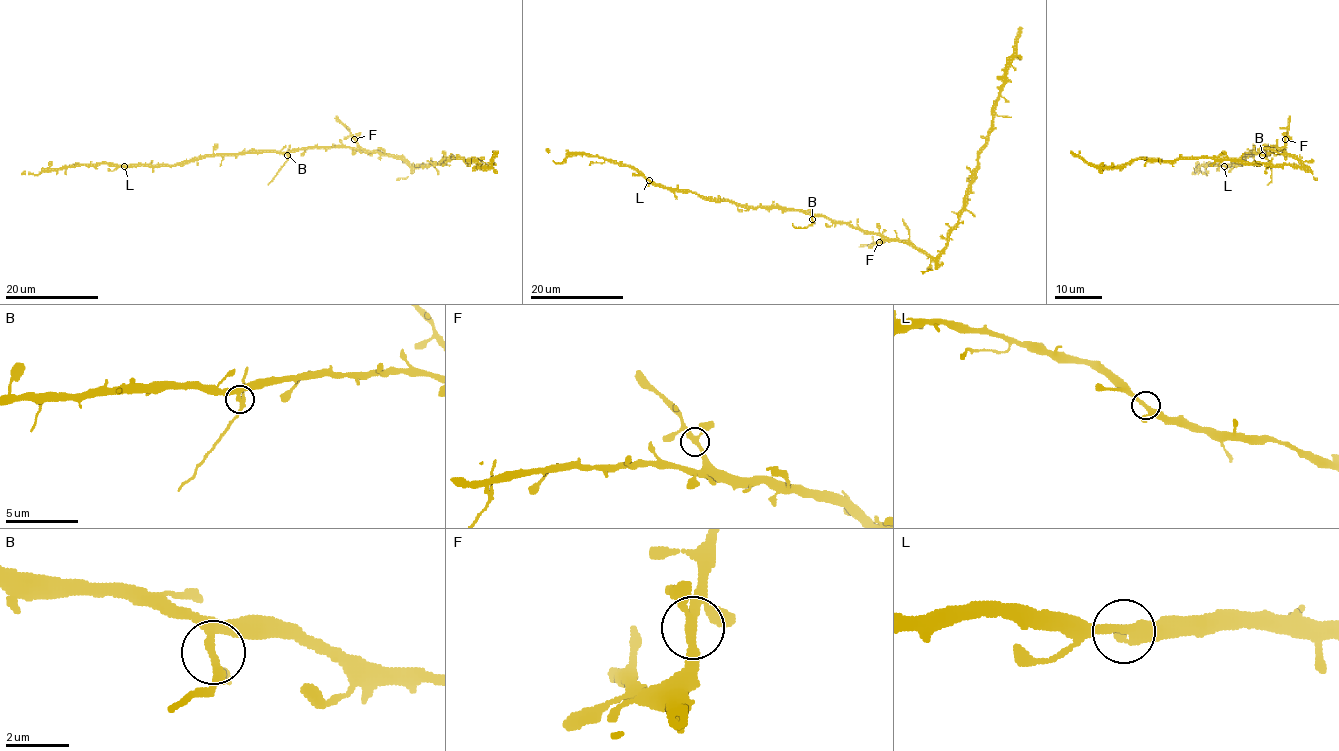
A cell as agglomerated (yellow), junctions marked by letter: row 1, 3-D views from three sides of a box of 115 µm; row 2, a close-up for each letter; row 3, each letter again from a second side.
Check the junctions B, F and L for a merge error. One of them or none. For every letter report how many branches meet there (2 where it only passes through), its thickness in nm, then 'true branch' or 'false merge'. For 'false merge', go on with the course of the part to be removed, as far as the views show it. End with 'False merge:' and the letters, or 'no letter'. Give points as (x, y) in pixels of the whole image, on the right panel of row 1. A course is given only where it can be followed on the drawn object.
B: 3 | 240 nm | false merge | (1262, 155), (1268, 160), (1271, 171), (1271, 180), (1267, 185)
F: 3 | 280 nm | true branch
L: 3 | 280 nm | true branch
False merge: B

